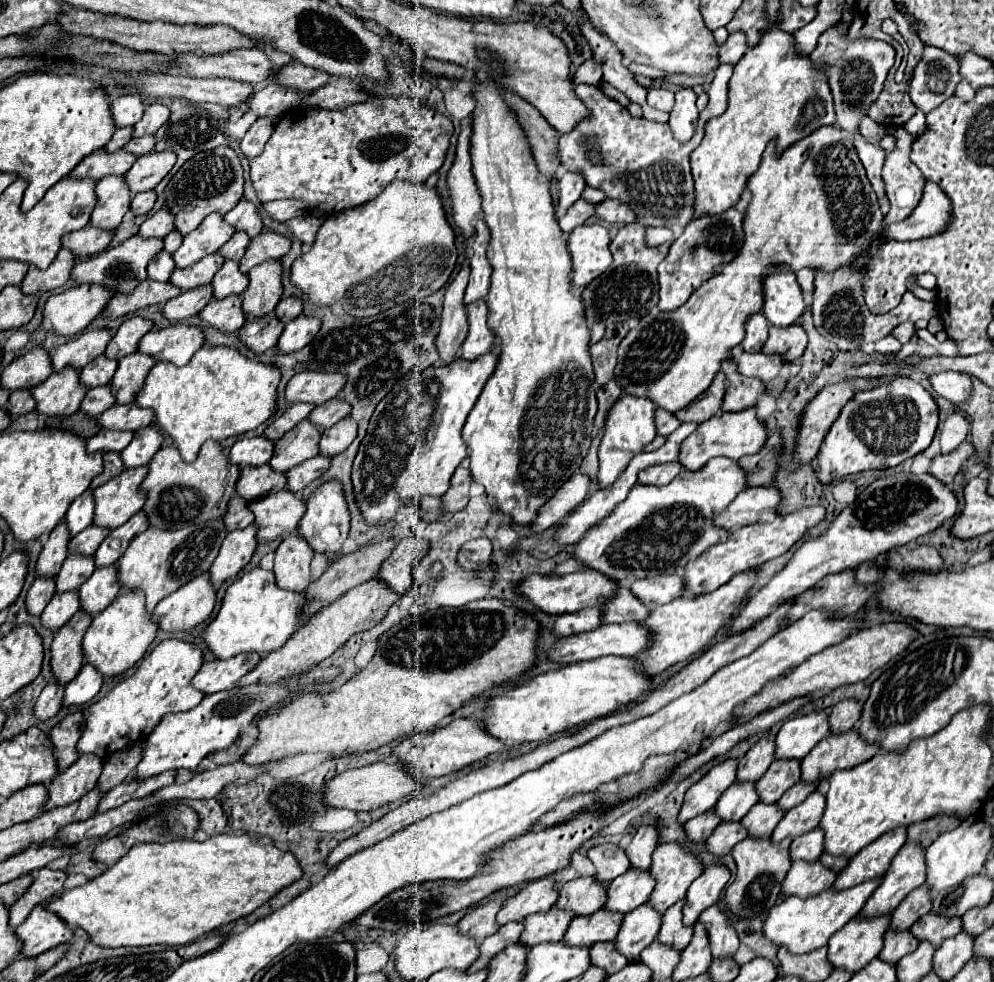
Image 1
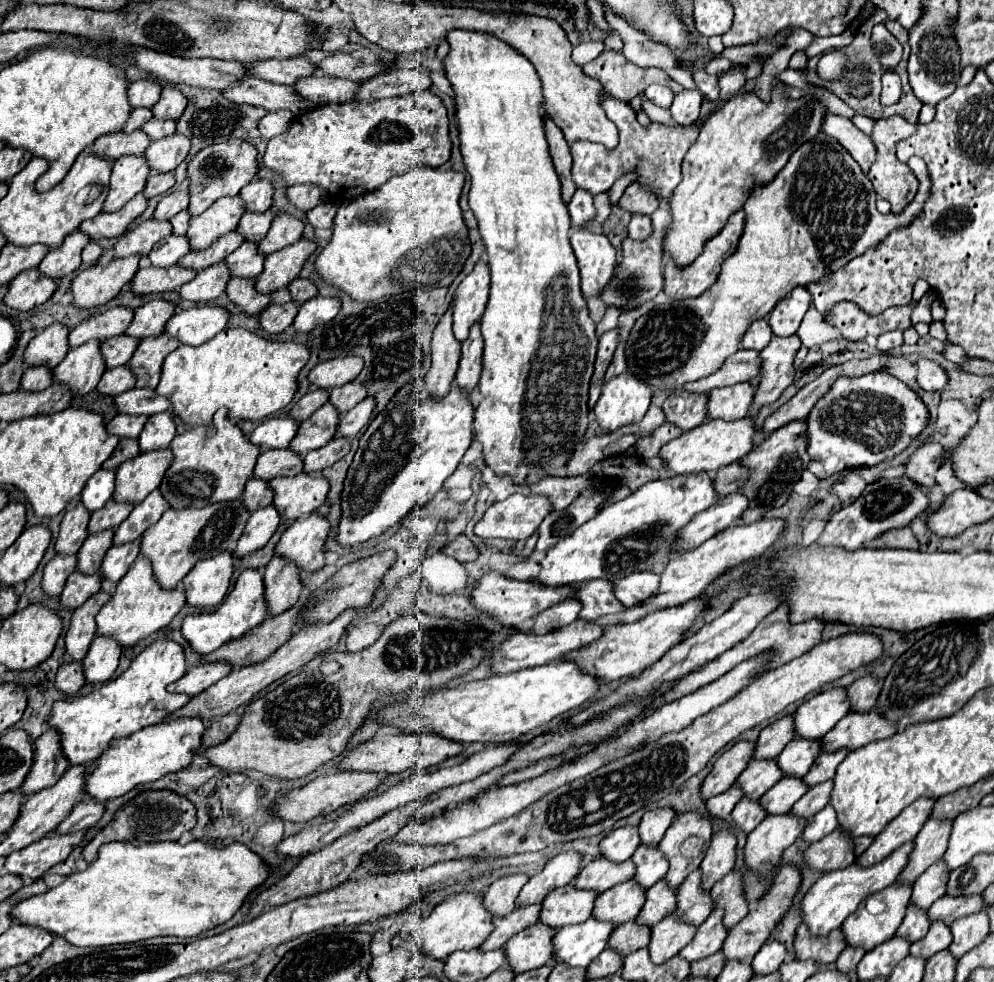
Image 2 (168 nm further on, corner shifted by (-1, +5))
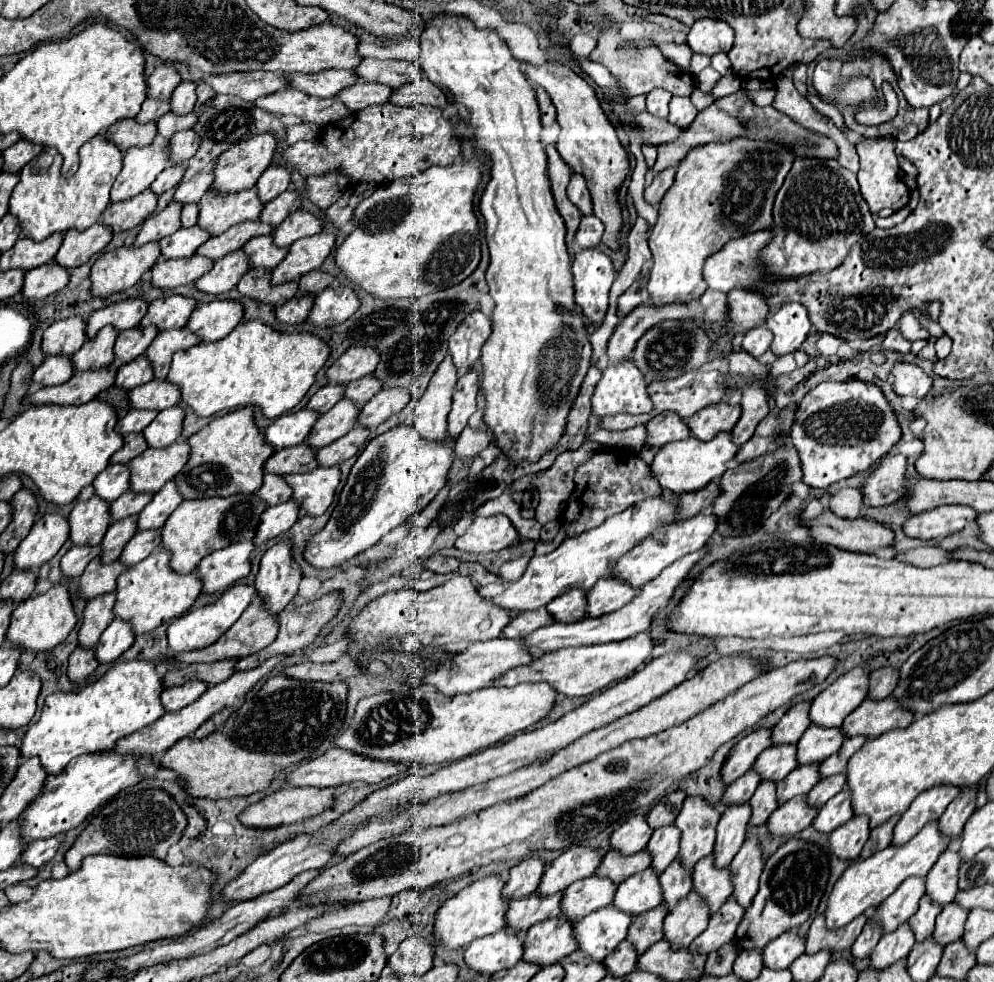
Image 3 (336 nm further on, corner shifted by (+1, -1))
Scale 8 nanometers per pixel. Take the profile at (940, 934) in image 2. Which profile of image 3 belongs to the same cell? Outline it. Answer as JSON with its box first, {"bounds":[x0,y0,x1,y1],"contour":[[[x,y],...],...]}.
{"bounds":[932,902,968,946],"contour":[[[954,902],[946,904],[944,910],[936,918],[936,928],[934,928],[932,940],[940,946],[960,940],[962,924],[966,922],[966,916],[968,916],[968,910],[960,910],[960,906],[954,906]]]}

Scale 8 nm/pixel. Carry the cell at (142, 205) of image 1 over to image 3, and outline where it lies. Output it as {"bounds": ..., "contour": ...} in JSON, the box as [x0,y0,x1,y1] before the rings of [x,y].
{"bounds":[150,164,184,194],"contour":[[[174,164],[174,166],[168,166],[168,168],[164,168],[160,174],[158,174],[158,178],[152,182],[152,186],[150,186],[150,190],[154,192],[154,194],[164,194],[166,190],[170,190],[170,188],[176,188],[178,186],[178,182],[182,180],[182,174],[184,174],[184,164]]]}

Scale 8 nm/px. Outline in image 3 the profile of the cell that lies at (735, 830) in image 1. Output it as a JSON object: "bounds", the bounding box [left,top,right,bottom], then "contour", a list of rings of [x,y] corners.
{"bounds":[748,782,778,826],"contour":[[[762,782],[754,796],[748,800],[750,808],[752,808],[752,816],[750,816],[750,826],[762,826],[768,816],[778,808],[778,802],[776,802],[776,784],[772,782]]]}

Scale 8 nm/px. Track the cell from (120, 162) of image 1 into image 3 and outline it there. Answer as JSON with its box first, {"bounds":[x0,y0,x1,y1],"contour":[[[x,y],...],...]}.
{"bounds":[106,118,156,152],"contour":[[[130,118],[130,120],[116,122],[110,128],[116,128],[116,130],[106,132],[106,140],[112,142],[114,146],[118,146],[122,152],[126,152],[132,146],[148,146],[148,144],[152,144],[152,140],[156,136],[156,122],[138,124]]]}

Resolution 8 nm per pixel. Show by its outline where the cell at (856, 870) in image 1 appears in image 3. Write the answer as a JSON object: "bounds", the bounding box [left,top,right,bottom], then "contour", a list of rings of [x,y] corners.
{"bounds":[892,786,960,846],"contour":[[[938,786],[934,790],[928,790],[926,794],[920,794],[910,804],[910,808],[900,816],[900,820],[894,828],[892,844],[894,846],[906,844],[928,822],[938,820],[942,816],[942,812],[946,810],[946,806],[958,798],[958,794],[960,794],[960,790],[956,786]]]}

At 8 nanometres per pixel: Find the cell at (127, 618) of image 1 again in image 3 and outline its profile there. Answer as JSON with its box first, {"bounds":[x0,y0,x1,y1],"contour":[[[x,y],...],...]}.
{"bounds":[114,550,202,634],"contour":[[[164,550],[152,552],[148,558],[138,562],[136,566],[128,568],[118,576],[116,586],[116,604],[114,604],[114,618],[120,618],[132,626],[134,634],[146,634],[158,628],[160,624],[182,616],[190,610],[194,600],[198,598],[202,586],[196,574],[178,576],[168,566],[168,554]]]}

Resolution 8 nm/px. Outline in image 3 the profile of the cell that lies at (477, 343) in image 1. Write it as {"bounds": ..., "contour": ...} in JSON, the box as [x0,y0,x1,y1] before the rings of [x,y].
{"bounds":[448,366,478,436],"contour":[[[474,366],[464,376],[458,378],[452,398],[452,410],[448,414],[450,436],[460,436],[460,432],[468,424],[468,418],[476,412],[476,394],[478,394],[478,370]]]}

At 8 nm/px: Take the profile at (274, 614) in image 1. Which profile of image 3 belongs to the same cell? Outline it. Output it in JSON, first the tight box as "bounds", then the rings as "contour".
{"bounds":[168,584,256,654],"contour":[[[234,584],[214,604],[190,610],[188,614],[182,614],[180,618],[176,618],[168,626],[168,646],[170,646],[172,654],[190,652],[190,650],[202,650],[206,646],[212,646],[242,616],[242,612],[246,610],[246,606],[250,604],[250,600],[252,600],[254,594],[256,594],[254,586]]]}

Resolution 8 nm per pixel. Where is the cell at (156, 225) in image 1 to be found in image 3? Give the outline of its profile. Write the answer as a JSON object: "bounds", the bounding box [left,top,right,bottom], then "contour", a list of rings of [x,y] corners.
{"bounds":[174,170,210,206],"contour":[[[202,170],[202,174],[196,174],[190,182],[184,182],[176,188],[174,202],[182,206],[200,202],[200,198],[208,192],[208,188],[210,188],[210,170]]]}

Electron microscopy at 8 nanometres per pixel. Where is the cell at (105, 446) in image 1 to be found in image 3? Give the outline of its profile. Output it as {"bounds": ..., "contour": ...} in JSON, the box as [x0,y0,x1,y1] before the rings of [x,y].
{"bounds":[116,410,156,436],"contour":[[[130,410],[122,420],[118,420],[116,424],[116,432],[126,436],[132,432],[142,432],[154,418],[156,418],[156,410],[146,410],[146,412],[138,412],[138,410]]]}

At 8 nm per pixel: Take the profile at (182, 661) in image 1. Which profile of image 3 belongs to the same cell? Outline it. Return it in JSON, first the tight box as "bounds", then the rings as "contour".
{"bounds":[20,660,166,774],"contour":[[[130,660],[112,666],[100,680],[84,686],[80,692],[50,694],[42,716],[34,722],[20,746],[22,756],[38,756],[48,774],[60,774],[68,762],[88,752],[108,752],[120,738],[154,724],[166,714],[160,702],[162,678],[150,660]]]}

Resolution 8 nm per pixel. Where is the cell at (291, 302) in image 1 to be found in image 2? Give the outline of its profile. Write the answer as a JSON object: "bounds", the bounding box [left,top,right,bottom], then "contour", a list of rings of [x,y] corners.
{"bounds":[288,278,318,304],"contour":[[[296,278],[296,280],[292,280],[292,284],[288,286],[288,290],[292,294],[292,300],[298,302],[298,304],[304,304],[306,300],[310,300],[310,298],[314,298],[318,294],[318,288],[308,278]]]}

